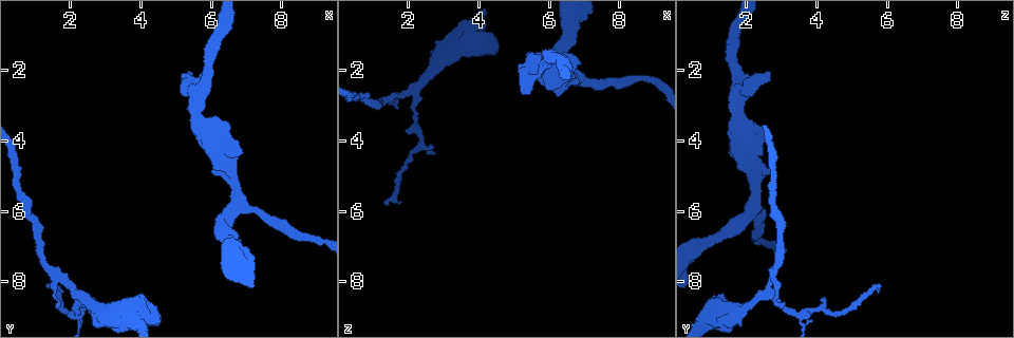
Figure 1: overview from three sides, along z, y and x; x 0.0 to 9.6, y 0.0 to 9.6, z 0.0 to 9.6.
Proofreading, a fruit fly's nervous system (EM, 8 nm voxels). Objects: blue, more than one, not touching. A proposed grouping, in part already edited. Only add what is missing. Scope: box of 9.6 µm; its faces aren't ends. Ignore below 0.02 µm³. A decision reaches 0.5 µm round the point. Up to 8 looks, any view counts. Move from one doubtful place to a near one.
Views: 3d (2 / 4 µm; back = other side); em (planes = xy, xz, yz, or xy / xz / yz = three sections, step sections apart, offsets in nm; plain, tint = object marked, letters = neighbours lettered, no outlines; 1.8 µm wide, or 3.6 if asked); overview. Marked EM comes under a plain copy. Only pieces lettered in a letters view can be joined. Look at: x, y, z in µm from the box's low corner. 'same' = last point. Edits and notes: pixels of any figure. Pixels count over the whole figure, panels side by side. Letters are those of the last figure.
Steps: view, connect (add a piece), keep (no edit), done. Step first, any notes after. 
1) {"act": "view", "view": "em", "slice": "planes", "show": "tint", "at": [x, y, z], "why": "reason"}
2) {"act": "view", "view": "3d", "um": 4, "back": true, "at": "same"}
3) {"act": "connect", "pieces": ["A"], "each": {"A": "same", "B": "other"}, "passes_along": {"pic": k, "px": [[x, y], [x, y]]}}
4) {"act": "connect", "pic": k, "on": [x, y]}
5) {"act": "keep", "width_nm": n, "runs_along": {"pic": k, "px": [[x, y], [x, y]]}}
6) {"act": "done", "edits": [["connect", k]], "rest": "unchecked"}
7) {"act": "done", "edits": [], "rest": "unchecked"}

{"act": "view", "view": "em", "slice": "planes", "show": "letters", "at": [5.40, 2.00, 2.65], "why": "an open end"}

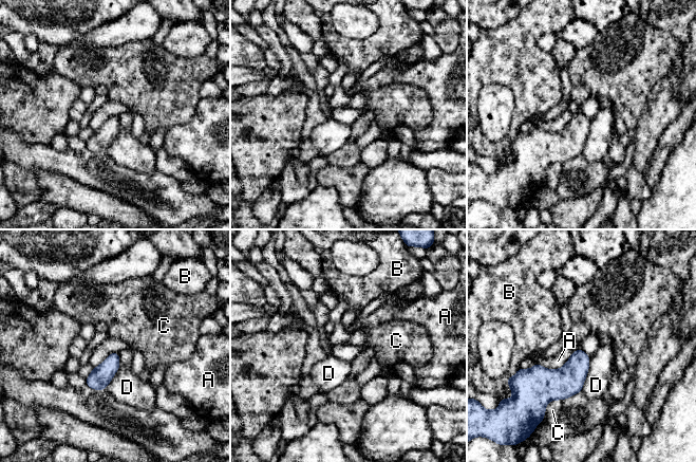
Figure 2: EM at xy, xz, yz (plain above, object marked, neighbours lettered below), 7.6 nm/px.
{"act": "keep", "each": {"A": "other", "B": "other", "C": "other", "D": "other"}, "border": {"pic": 2, "px": [[118, 353], [118, 369], [105, 388]]}, "found": "no lettered piece goes on from it"}

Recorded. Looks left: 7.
{"act": "view", "view": "3d", "um": 4, "at": [6.95, 4.35, 1.80], "why": "free end"}

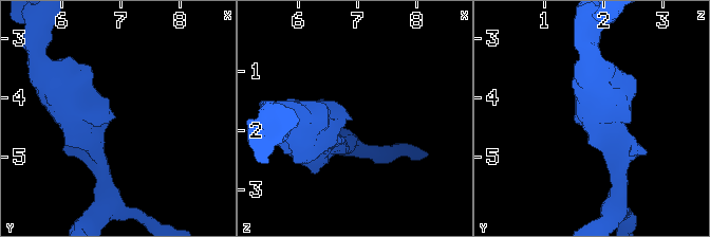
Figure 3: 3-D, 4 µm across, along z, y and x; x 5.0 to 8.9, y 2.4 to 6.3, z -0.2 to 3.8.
{"act": "view", "view": "em", "slice": "planes", "show": "letters", "at": [6.90, 4.30, 1.85]}

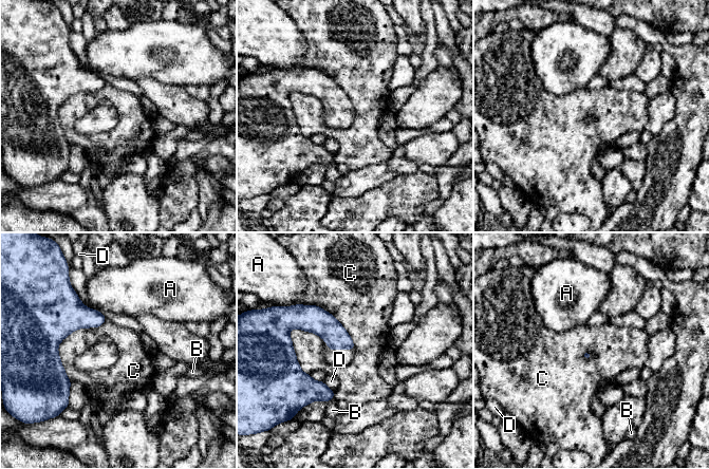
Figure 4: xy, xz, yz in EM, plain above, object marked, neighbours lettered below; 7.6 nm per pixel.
{"act": "keep", "longest_contact_nm": ["C", 480], "each": {"A": "other", "B": "other", "C": "other", "D": "other"}, "found": "no lettered piece goes on from it"}

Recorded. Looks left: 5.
{"act": "view", "view": "em", "slice": "yz", "step": 8, "show": "tint", "at": [2.15, 8.90, 3.35], "why": "sharp bend"}

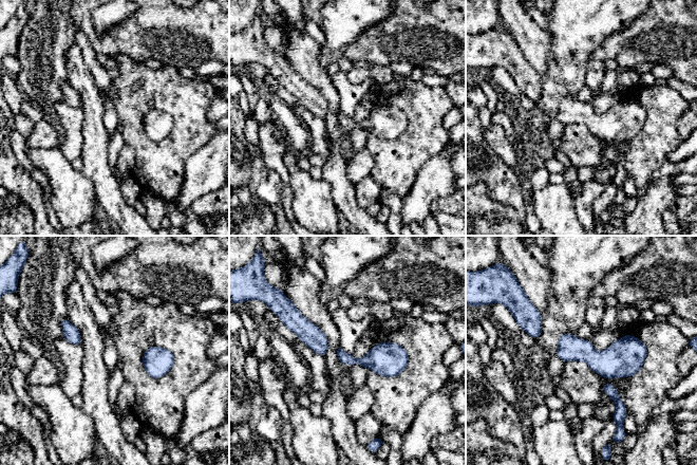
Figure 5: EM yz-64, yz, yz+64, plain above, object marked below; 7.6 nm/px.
{"act": "view", "view": "em", "slice": "planes", "show": "letters", "at": "same", "why": "cut it another way"}

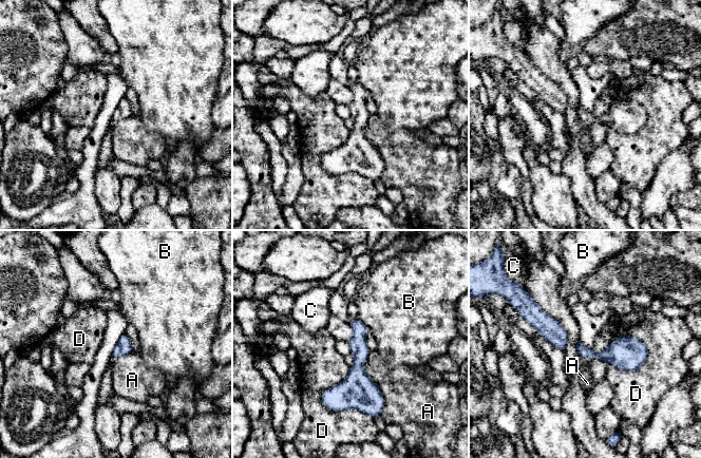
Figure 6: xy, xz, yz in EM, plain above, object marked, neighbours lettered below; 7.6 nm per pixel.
{"act": "keep", "each": {"A": "other", "B": "other", "C": "other", "D": "other"}, "border": {"pic": 6, "px": [[370, 350], [380, 415]]}, "found": "none of them fits"}

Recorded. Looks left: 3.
{"act": "done", "edits": [], "rest": "unchecked"}

